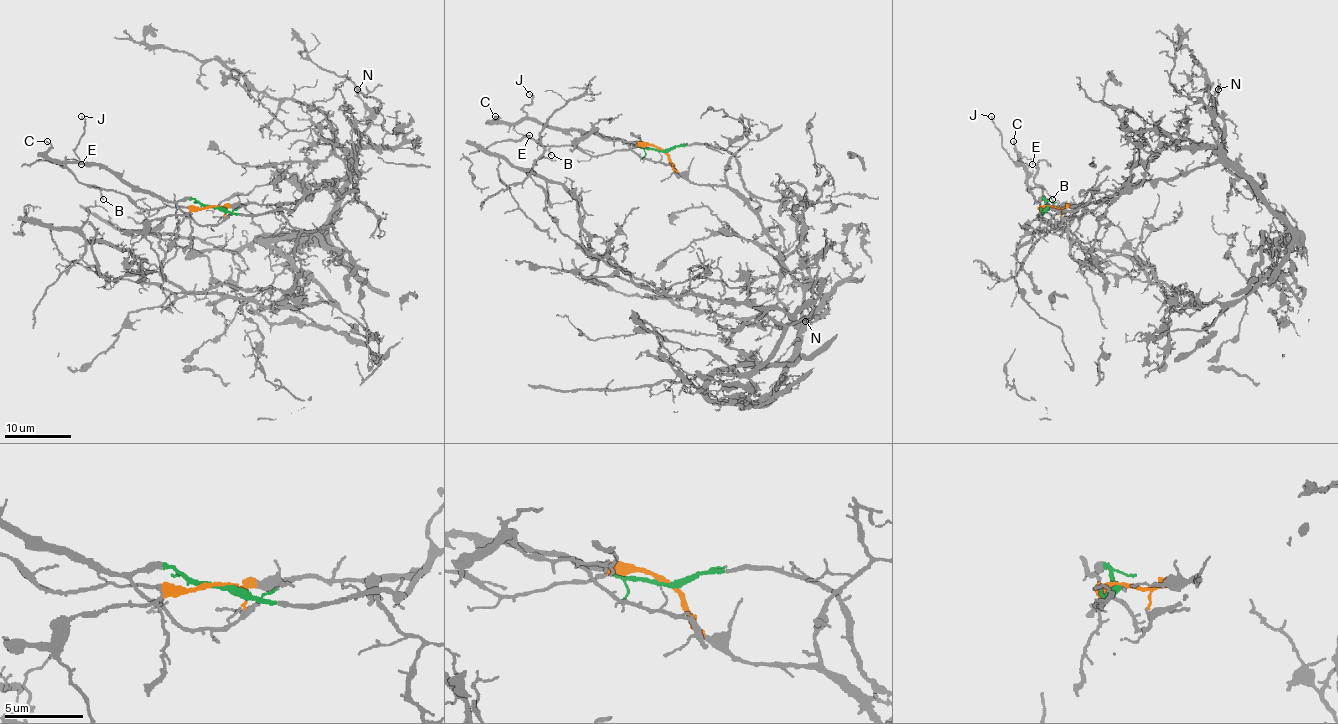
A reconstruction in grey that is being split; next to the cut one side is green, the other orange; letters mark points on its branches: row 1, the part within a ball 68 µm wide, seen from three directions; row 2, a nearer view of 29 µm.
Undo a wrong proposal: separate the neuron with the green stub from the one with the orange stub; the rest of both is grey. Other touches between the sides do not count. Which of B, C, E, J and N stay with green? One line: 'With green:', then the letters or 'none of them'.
With green: C, E, J

